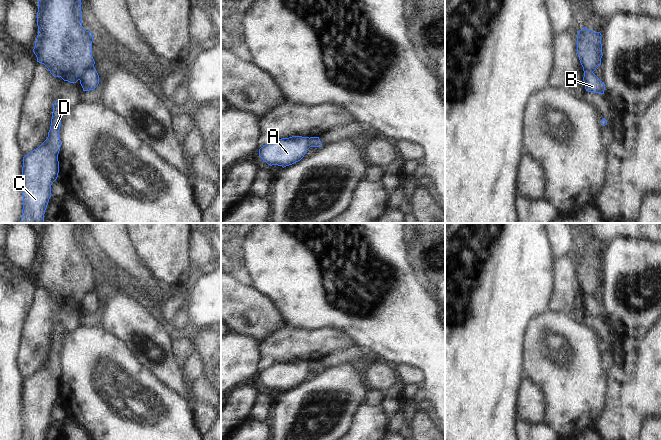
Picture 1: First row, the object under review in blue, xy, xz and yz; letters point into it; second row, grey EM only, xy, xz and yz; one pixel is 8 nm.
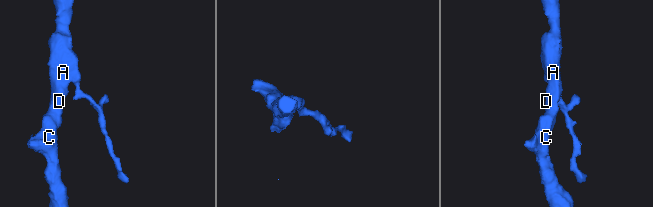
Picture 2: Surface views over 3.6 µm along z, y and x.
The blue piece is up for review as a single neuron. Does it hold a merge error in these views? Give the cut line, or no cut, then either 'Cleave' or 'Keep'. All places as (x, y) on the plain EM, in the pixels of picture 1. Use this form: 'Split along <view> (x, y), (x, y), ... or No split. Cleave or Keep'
Split along xy (93, 290), (85, 293), (78, 303). Cleave.

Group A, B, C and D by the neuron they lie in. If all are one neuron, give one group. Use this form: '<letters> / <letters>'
A C D / B

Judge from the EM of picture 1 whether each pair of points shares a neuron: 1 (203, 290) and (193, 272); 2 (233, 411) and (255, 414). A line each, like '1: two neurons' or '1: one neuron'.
1: two neurons
2: two neurons

